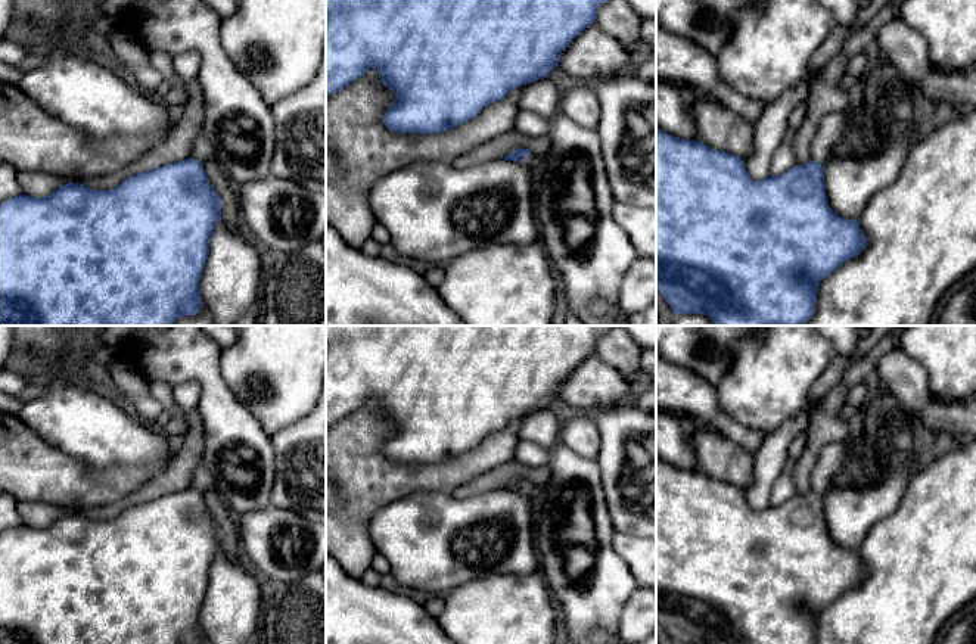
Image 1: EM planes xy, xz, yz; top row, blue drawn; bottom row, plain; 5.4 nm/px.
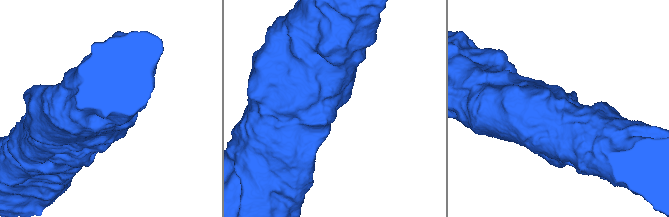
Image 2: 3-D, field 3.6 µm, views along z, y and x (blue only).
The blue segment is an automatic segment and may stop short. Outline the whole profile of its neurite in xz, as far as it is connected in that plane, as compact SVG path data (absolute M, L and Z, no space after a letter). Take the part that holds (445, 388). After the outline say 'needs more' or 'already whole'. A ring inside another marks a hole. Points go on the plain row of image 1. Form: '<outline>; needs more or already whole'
M326 326L326 424L336 424L376 398L385 417L395 423L395 433L383 445L392 461L435 464L475 448L485 436L500 432L509 423L532 411L544 410L559 396L562 382L597 349L603 333L615 326Z; already whole

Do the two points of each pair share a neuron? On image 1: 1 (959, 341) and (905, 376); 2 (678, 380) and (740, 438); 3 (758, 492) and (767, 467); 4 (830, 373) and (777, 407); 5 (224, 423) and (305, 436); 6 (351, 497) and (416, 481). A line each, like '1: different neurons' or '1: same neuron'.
1: different neurons
2: same neuron
3: same neuron
4: different neurons
5: different neurons
6: same neuron

